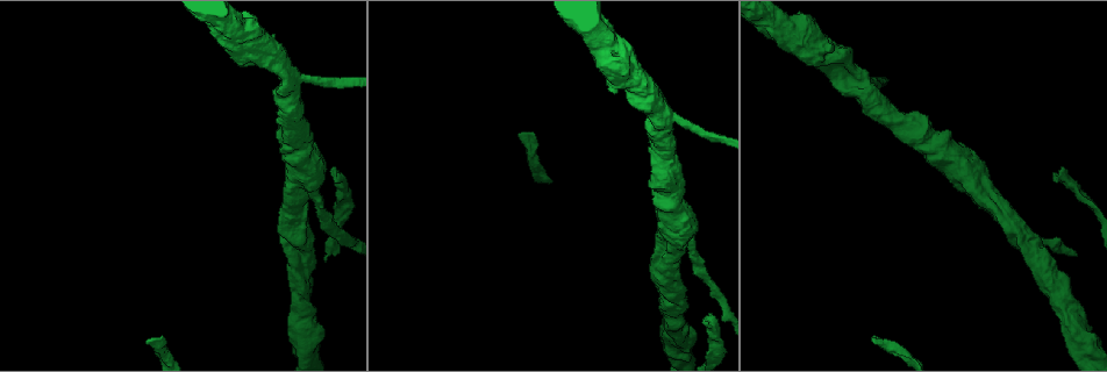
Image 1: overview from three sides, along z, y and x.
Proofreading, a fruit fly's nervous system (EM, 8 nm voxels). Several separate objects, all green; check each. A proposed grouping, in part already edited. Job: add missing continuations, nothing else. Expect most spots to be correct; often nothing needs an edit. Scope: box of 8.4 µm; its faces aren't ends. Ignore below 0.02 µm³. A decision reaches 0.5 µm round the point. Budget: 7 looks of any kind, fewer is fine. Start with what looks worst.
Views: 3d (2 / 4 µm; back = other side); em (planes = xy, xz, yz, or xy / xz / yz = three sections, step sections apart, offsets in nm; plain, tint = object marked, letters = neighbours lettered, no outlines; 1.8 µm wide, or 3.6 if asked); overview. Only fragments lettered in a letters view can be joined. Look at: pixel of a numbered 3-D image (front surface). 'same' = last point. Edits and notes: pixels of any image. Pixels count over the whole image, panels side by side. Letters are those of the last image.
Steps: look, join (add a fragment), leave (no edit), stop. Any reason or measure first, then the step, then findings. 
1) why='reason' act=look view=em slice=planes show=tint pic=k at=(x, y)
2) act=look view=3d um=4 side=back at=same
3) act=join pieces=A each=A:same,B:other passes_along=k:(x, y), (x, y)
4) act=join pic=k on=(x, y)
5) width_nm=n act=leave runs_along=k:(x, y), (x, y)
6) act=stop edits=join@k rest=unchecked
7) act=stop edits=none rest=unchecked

why='tapers out' act=look view=em slice=xz step=8 show=tint pic=1 at=(336, 177)

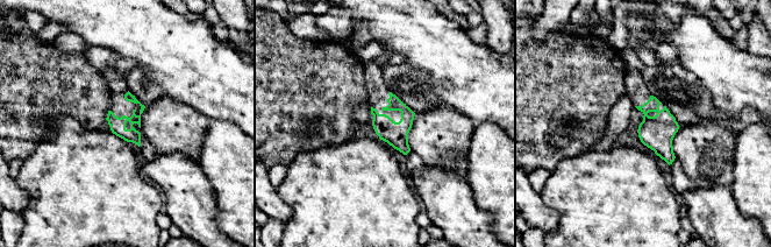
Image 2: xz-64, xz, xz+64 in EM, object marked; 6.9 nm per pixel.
act=look view=em slice=planes show=letters at=same

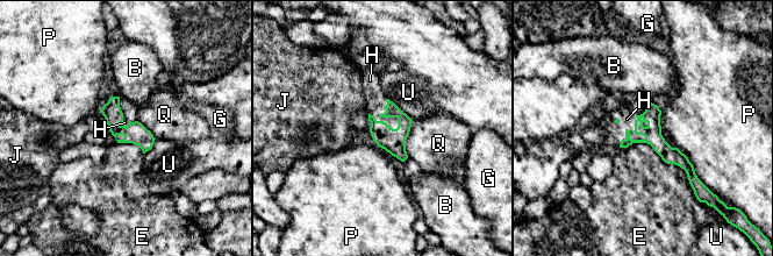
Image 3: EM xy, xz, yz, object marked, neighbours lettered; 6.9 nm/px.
act=join pic=3 on=(370, 84) each=B:other,E:other,G:other,H:same,J:other,P:other,Q:other,U:other found='the neuron continues'

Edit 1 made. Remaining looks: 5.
act=look view=overview

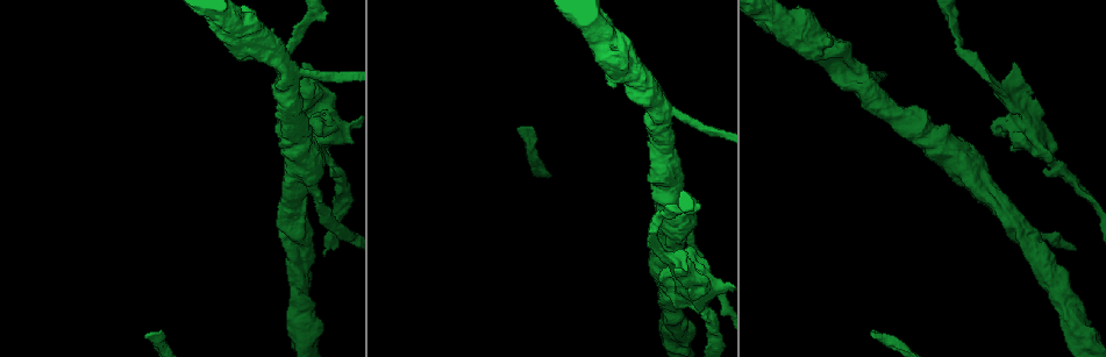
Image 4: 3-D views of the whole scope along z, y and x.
why='an open end' act=look view=em slice=planes show=letters pic=4 at=(304, 66)

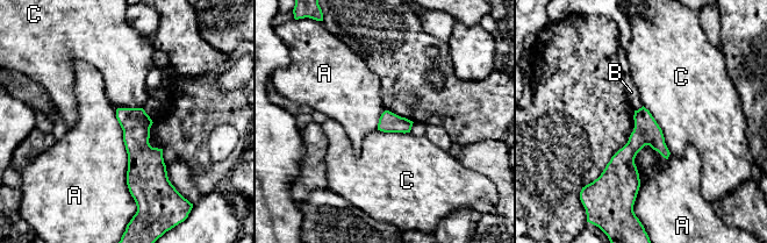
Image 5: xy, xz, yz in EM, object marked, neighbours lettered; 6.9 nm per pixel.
act=leave each=A:other,B:other,C:other border=5:(115, 109), (135, 201) found='none of them fits'

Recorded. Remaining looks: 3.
why='two arms in line, one across' act=look view=3d um=4 side=back pic=4 at=(293, 72)

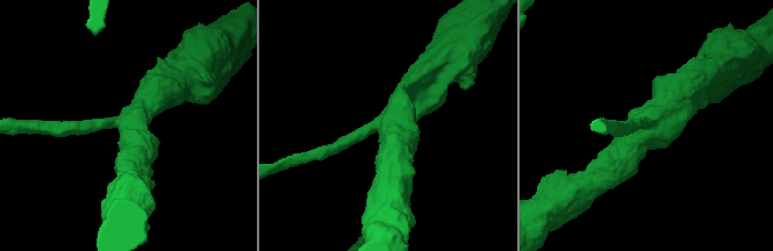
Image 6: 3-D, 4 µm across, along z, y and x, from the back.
arms=3 arm_widths_nm=200,500,500 why='now the EM' act=look view=em um=3.6 slice=xy step=8 show=letters pic=6 at=(647, 121)

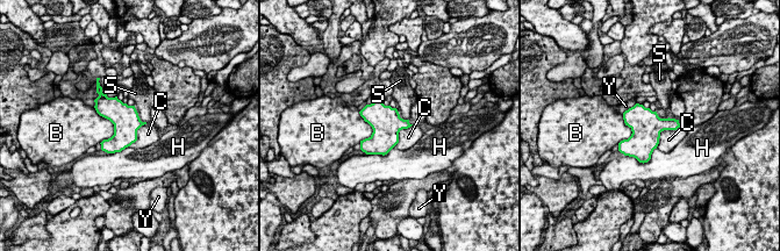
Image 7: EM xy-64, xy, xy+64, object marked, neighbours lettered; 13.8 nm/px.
why='cut it another way' act=look view=em um=3.6 slice=planes show=letters at=same

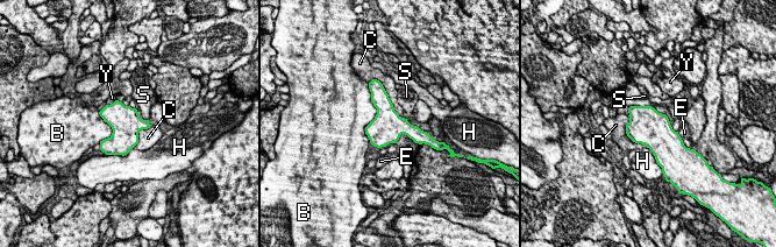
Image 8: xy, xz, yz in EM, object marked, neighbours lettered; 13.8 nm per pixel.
width_nm=420 act=leave each=B:other,C:other,E:other,H:other,S:other,Y:other found='none of them fits'

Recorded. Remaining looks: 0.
act=stop edits=join@3 rest=unchecked

